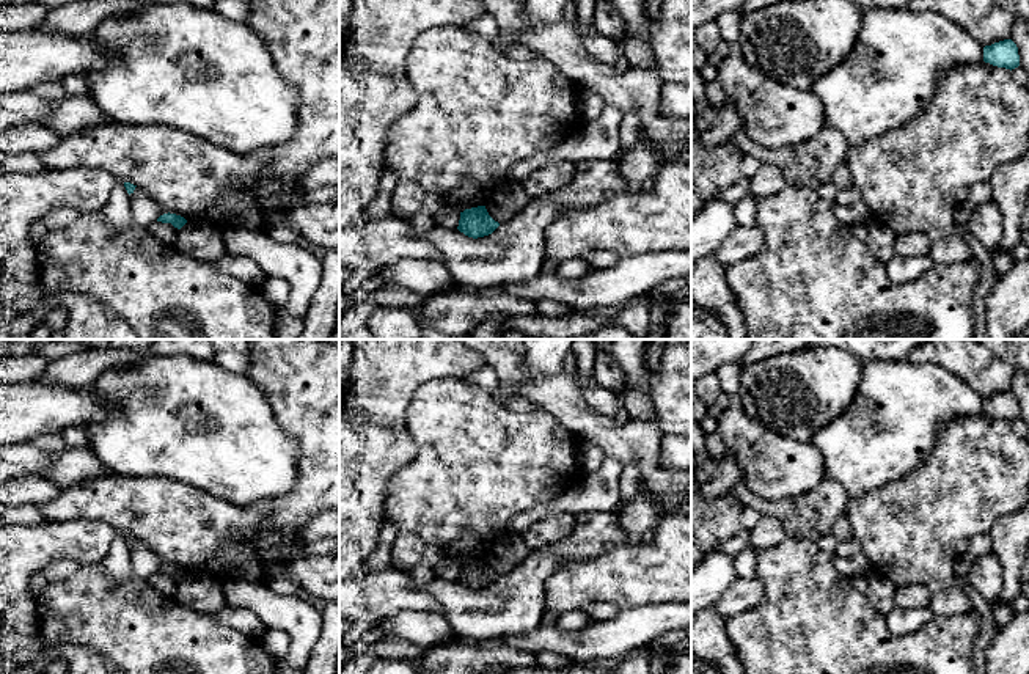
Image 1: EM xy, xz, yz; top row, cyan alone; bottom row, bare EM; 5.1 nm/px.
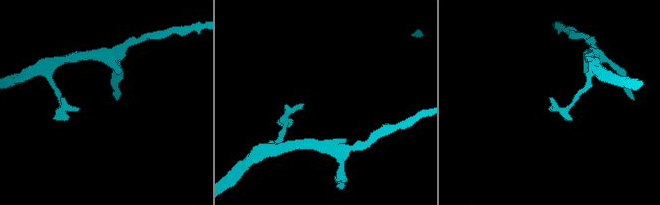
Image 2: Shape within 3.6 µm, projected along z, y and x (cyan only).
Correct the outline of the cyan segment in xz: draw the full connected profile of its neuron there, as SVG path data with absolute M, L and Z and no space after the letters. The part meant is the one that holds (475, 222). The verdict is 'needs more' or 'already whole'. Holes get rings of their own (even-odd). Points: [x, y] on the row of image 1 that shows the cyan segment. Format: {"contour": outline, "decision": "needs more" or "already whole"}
{"contour": "M478 206L460 212L457 229L468 237L478 239L492 234L498 226L500 223L489 215L485 206Z", "decision": "already whole"}

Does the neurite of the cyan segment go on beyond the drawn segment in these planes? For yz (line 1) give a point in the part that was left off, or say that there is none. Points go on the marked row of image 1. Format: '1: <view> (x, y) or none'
1: none

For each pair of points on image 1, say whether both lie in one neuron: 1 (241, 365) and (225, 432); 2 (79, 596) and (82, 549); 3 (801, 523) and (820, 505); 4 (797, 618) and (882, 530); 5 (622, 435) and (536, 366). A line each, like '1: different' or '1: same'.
1: different
2: different
3: same
4: different
5: different

